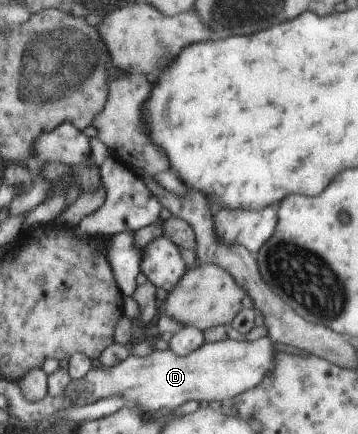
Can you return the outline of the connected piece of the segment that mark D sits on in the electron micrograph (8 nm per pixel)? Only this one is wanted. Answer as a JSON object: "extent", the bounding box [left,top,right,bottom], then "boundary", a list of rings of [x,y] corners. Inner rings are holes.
{"extent":[62,335,275,413],"boundary":[[[266,335],[252,342],[225,340],[217,343],[204,343],[198,350],[185,356],[177,355],[169,348],[154,350],[145,357],[128,355],[120,364],[112,368],[92,367],[84,378],[71,380],[62,396],[71,399],[73,406],[94,404],[102,398],[122,396],[126,405],[134,404],[142,413],[160,408],[177,409],[186,401],[216,402],[231,401],[244,391],[253,389],[262,382],[270,371],[275,369],[273,340]]]}

